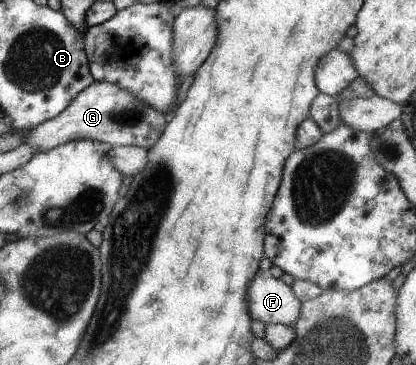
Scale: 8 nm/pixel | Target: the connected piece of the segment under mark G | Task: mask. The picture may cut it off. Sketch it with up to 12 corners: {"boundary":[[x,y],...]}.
{"boundary":[[93,81],[25,140],[45,152],[77,139],[147,150],[167,116]]}

